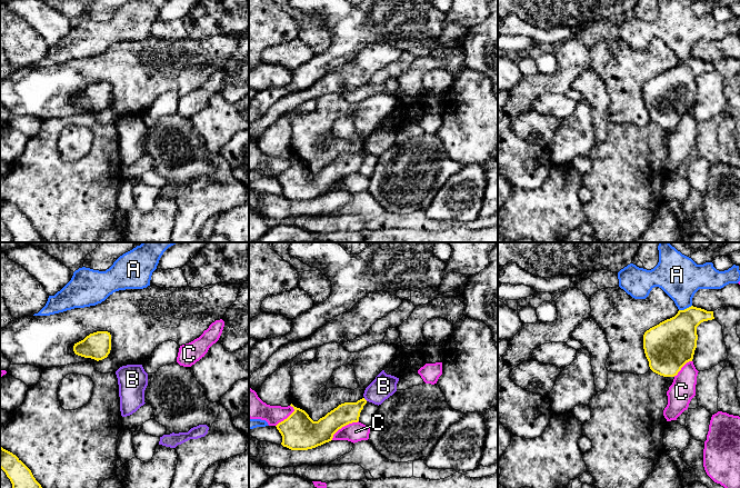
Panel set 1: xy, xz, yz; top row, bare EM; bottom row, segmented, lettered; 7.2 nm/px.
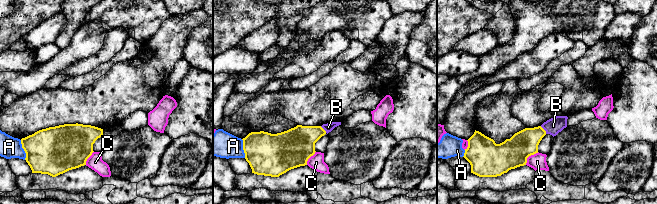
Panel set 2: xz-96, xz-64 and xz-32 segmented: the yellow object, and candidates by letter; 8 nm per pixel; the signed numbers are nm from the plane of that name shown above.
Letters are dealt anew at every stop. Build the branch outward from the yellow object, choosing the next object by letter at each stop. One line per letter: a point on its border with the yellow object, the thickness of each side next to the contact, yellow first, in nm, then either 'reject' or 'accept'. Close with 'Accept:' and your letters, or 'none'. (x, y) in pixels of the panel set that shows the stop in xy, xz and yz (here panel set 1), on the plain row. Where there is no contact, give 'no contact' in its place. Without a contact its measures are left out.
A: yz (684, 60) | 320/300 nm | reject
B: xz (364, 150) | 160/170 nm | reject
C: xz (343, 177) | 200/140 nm | reject
Accept: none

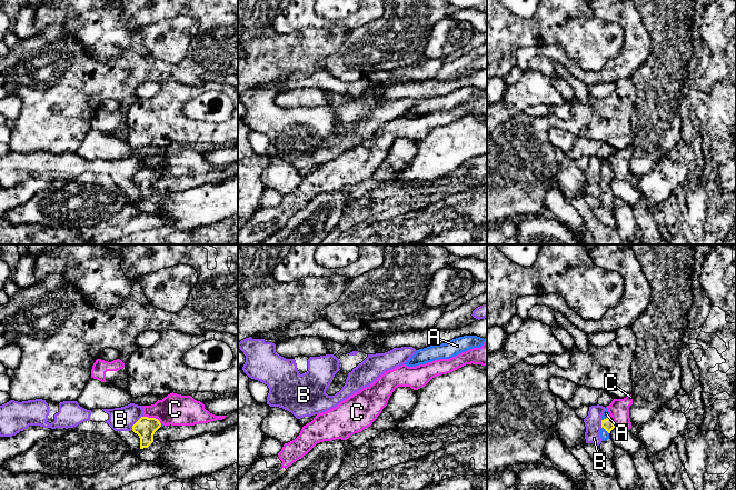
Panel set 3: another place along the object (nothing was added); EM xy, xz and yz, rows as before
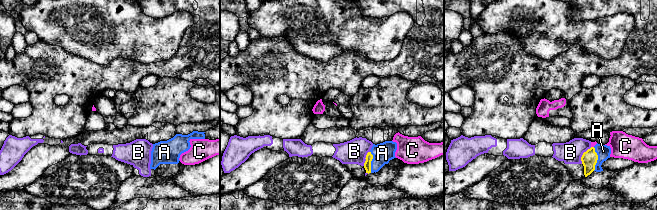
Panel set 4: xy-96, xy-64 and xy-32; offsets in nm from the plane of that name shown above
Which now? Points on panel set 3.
A: yz (605, 180) | 90/60 nm | accept
B: xy (136, 173) | 150/180 nm | reject
C: xy (152, 169) | 150/220 nm | reject
Accept: A

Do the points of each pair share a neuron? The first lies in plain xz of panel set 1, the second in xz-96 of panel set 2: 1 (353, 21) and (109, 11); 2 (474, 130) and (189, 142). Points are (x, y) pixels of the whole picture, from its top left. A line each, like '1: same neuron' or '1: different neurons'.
1: same neuron
2: different neurons

